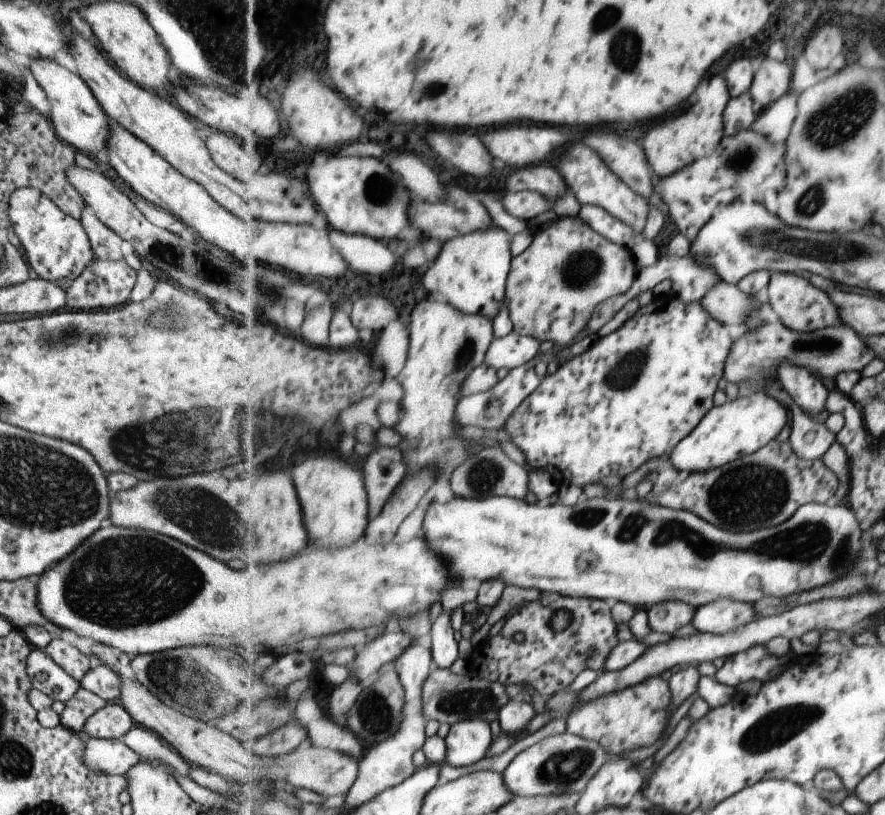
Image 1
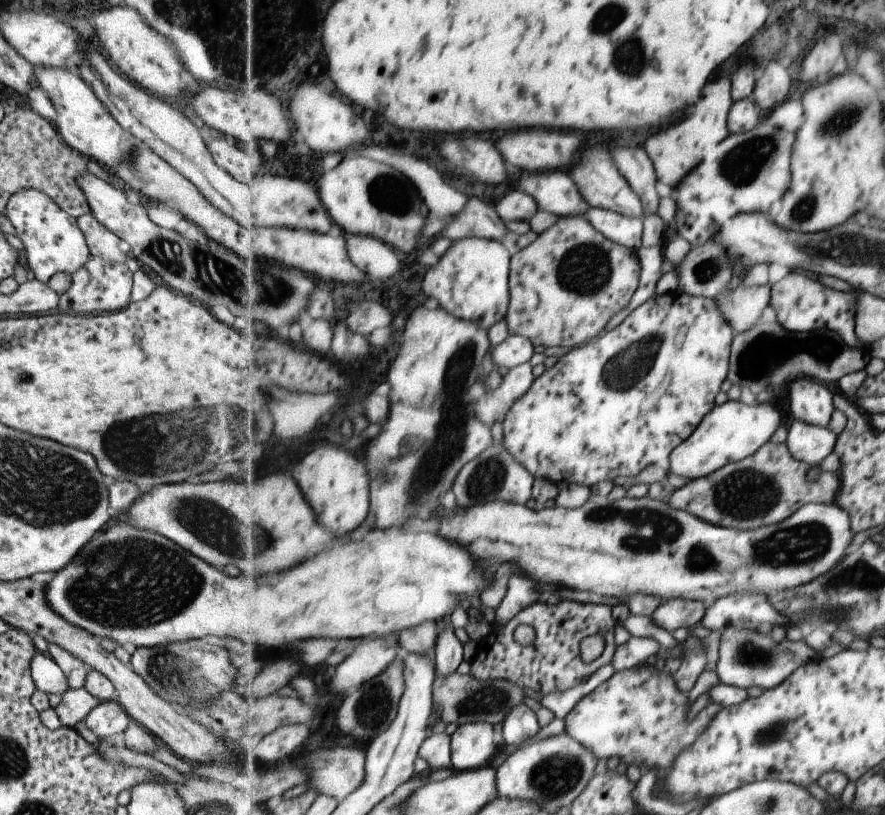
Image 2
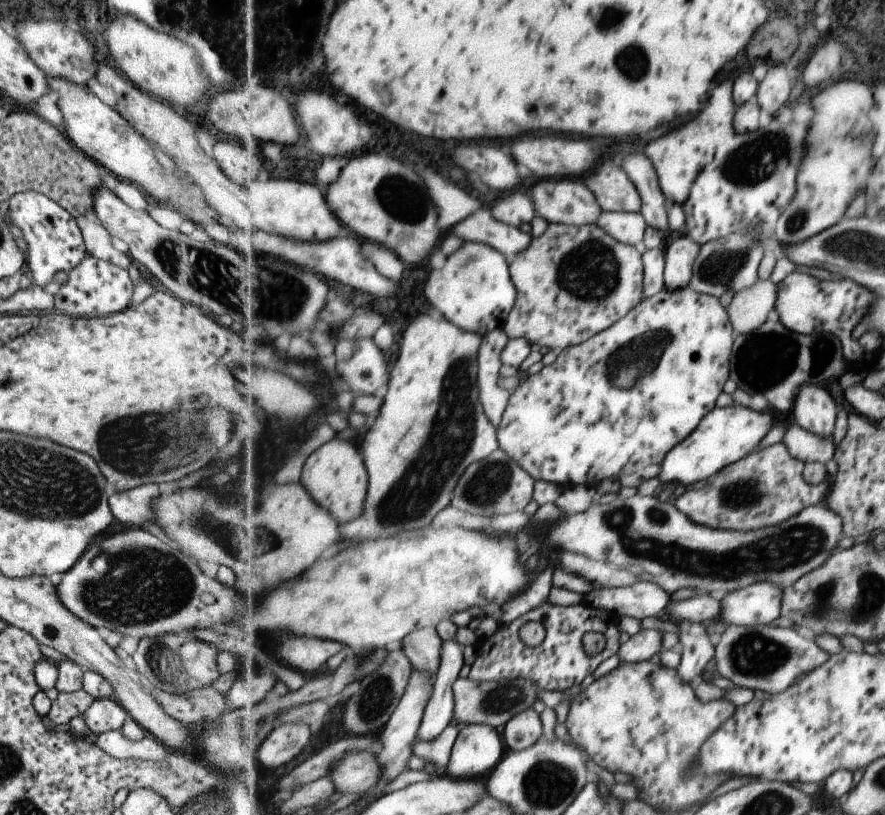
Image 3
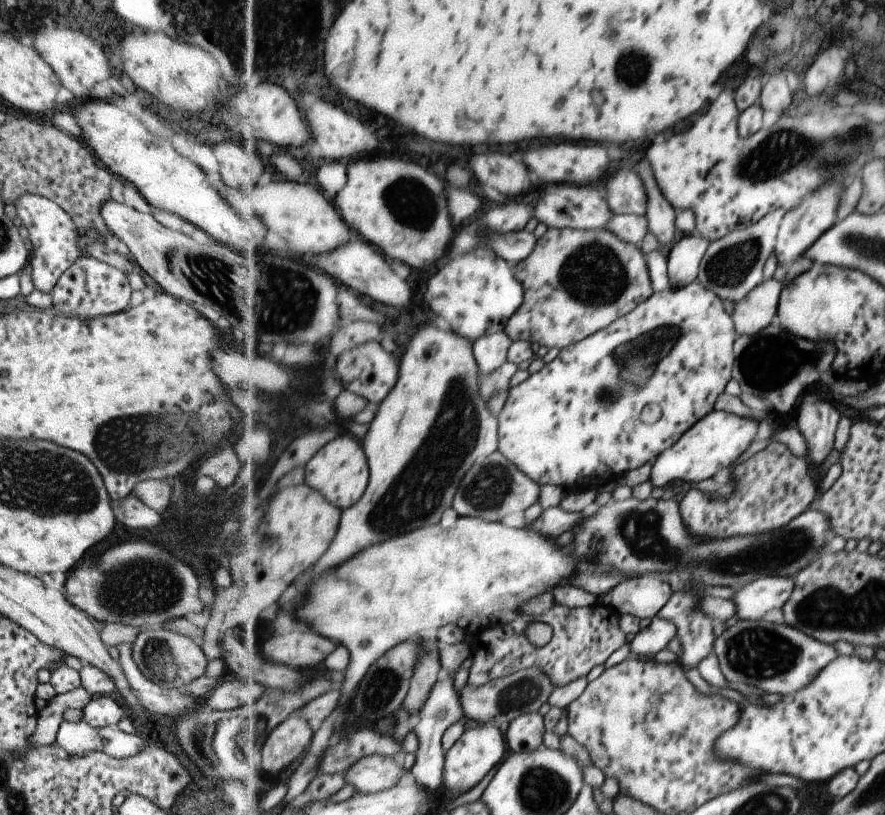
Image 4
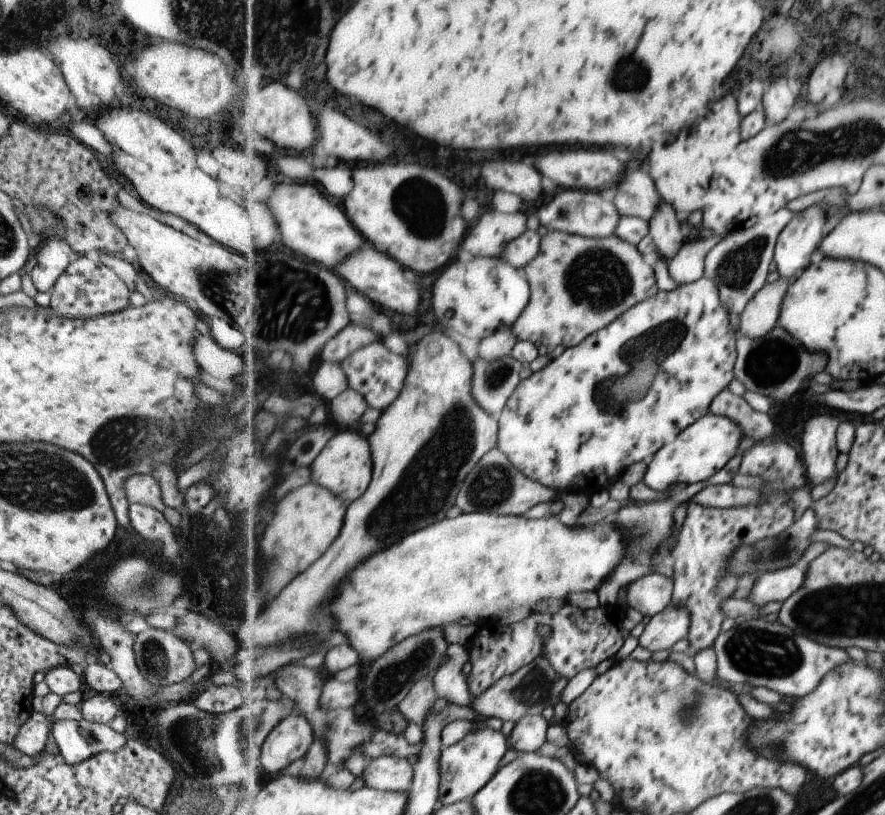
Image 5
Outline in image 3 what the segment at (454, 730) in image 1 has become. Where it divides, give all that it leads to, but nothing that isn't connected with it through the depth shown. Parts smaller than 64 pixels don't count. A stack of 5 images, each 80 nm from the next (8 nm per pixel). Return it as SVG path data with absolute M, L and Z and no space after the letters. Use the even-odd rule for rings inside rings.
M471 723L460 730L452 755L446 761L446 773L454 779L483 778L504 757L503 740L495 727Z

